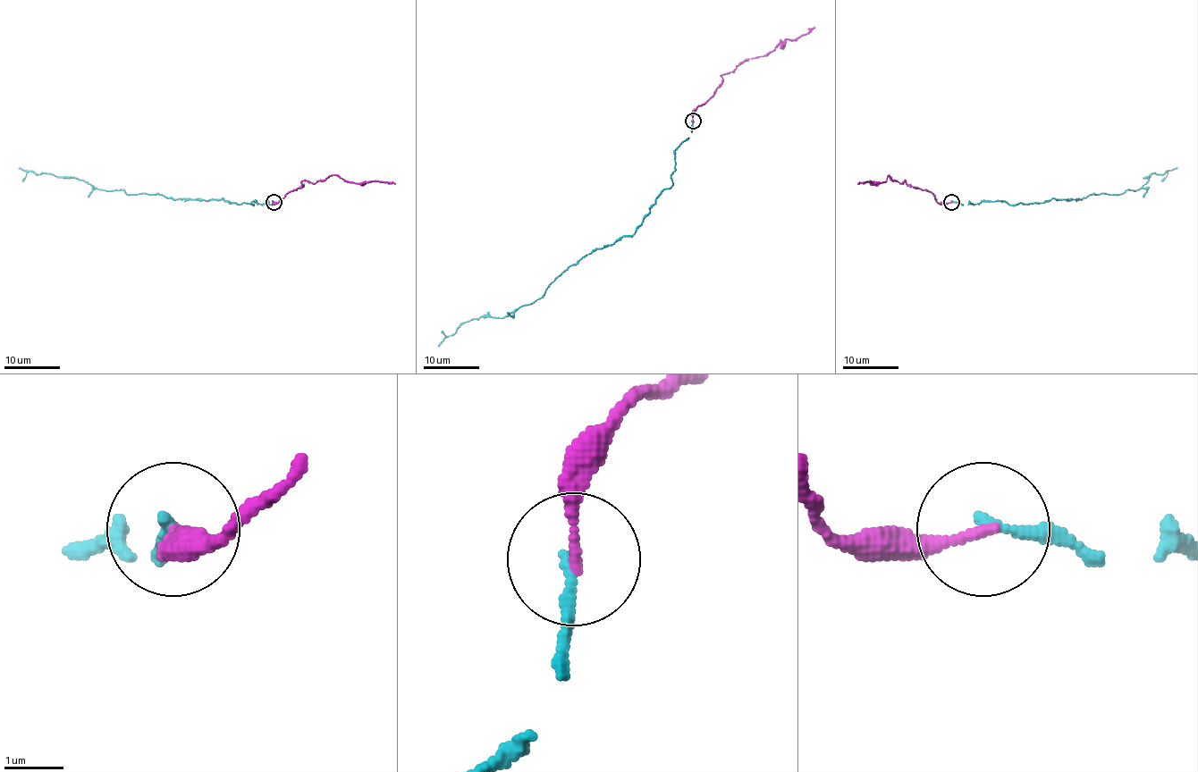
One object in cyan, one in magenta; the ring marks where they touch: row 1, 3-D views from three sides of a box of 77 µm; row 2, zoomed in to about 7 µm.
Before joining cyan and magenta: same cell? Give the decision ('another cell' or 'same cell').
same cell

